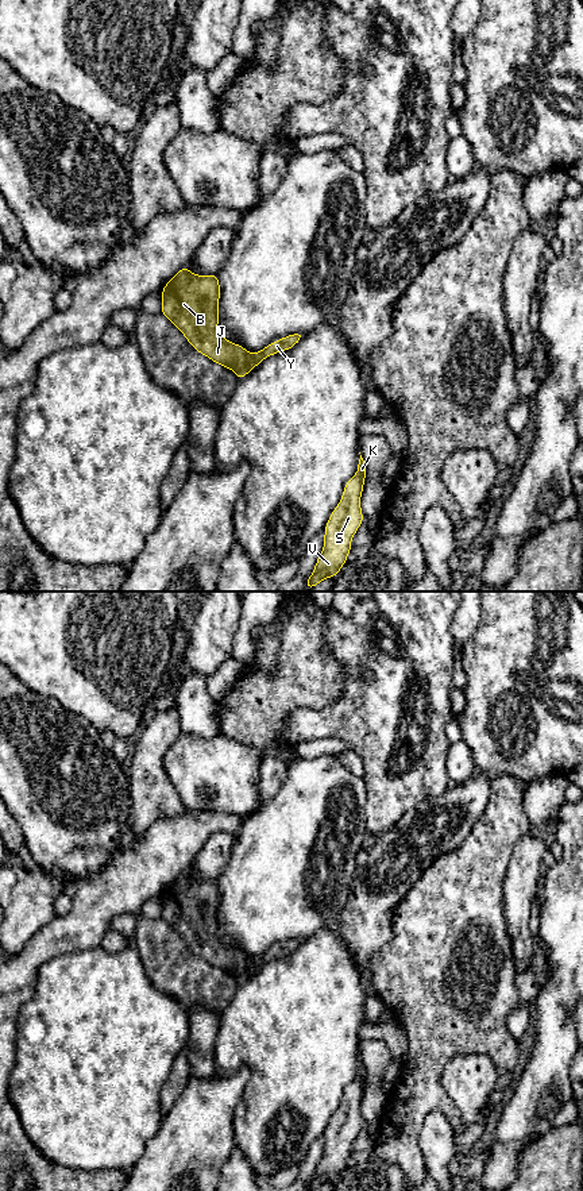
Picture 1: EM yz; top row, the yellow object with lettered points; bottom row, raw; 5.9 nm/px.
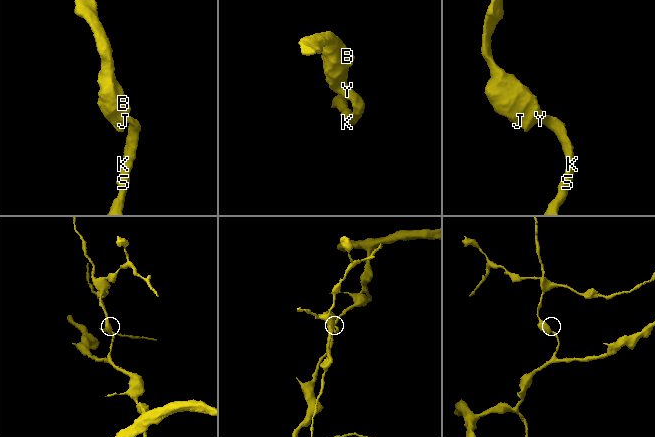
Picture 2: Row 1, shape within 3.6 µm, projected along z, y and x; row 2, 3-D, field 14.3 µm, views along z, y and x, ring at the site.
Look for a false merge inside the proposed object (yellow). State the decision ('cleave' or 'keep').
keep

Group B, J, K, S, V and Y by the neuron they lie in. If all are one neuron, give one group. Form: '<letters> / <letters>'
B J K S V Y

